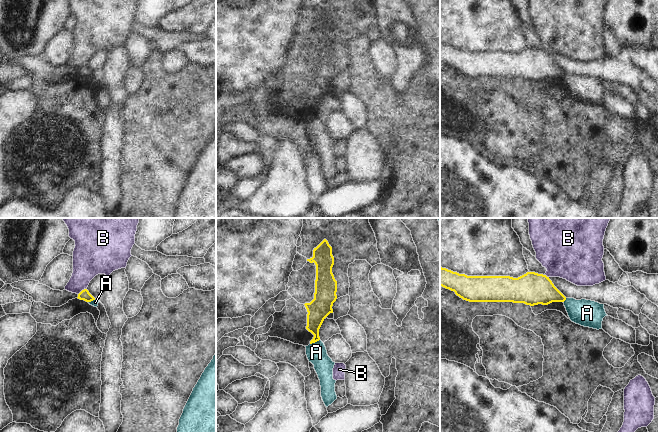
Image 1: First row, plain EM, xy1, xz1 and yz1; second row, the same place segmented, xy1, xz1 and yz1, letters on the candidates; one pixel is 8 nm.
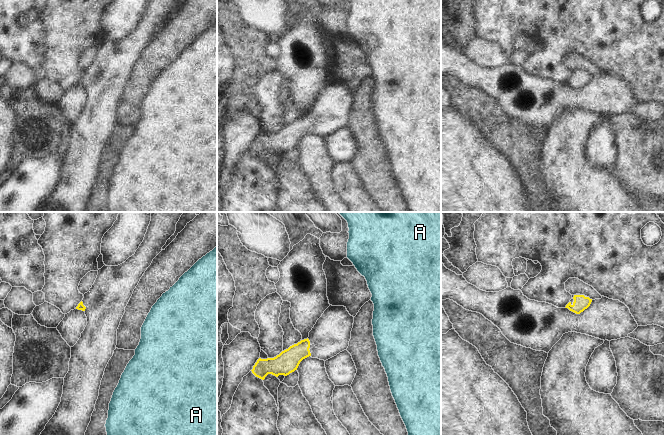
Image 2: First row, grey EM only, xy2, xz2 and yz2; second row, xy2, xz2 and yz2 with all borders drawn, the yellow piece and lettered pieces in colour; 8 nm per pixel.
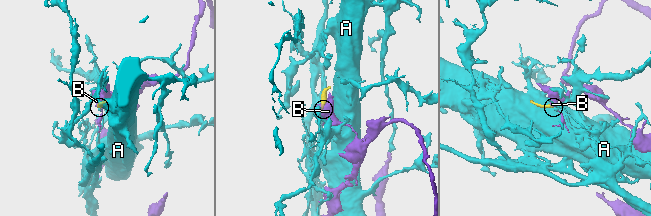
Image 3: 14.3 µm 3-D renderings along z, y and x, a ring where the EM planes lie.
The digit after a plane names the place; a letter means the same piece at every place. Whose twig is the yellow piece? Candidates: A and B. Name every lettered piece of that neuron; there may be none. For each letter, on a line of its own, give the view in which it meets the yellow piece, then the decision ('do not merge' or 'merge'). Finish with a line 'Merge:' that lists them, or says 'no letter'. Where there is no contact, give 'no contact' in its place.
A: contact in xz1; do not merge
B: contact in xy1; do not merge
Merge: no letter

